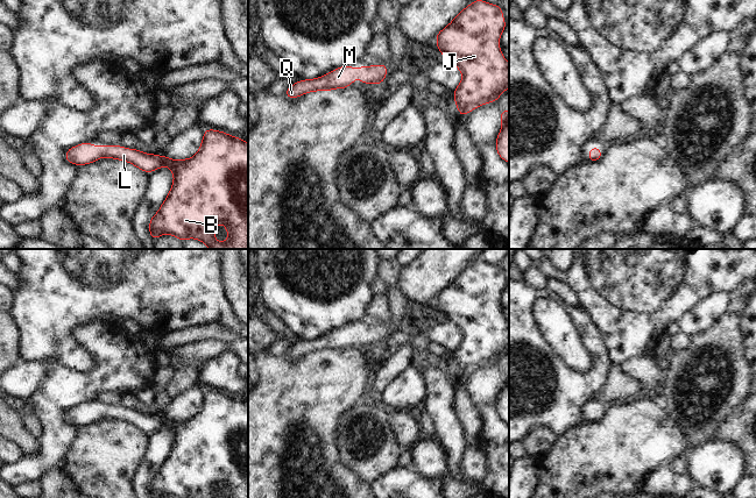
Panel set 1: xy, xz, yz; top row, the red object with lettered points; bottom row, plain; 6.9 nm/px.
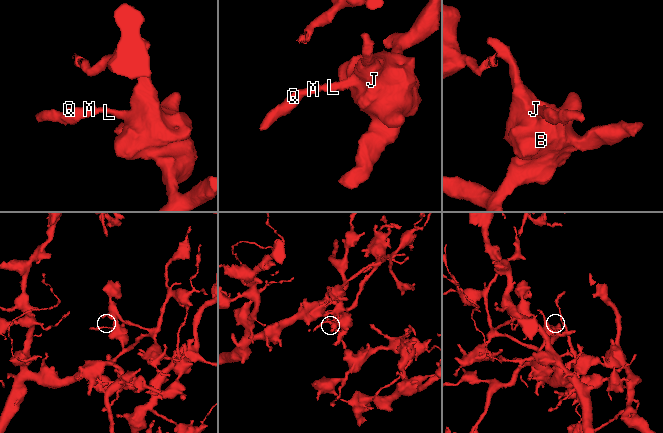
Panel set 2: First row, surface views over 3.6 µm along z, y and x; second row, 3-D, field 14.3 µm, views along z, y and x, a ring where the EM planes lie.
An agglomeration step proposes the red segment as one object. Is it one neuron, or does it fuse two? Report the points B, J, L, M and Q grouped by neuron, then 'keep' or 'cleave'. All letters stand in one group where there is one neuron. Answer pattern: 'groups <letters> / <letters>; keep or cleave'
groups B J L M Q; keep

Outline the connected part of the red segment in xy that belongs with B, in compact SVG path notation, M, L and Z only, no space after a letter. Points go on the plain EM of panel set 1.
M205 390L199 412L189 420L170 420L139 410L121 406L98 406L90 403L70 408L65 420L75 426L86 426L100 418L126 421L144 433L168 427L174 434L171 450L158 472L150 479L151 498L163 495L176 498L214 498L214 488L221 483L228 498L248 498L248 404L220 391Z

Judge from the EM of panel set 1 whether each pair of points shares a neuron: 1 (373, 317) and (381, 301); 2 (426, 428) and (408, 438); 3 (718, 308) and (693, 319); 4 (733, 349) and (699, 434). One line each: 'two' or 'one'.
1: one
2: two
3: one
4: one

